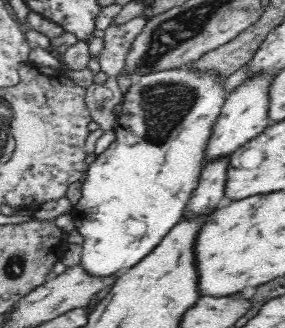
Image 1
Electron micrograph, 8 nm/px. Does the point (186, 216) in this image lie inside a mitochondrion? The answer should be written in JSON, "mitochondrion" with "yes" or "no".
{"mitochondrion":"no"}

